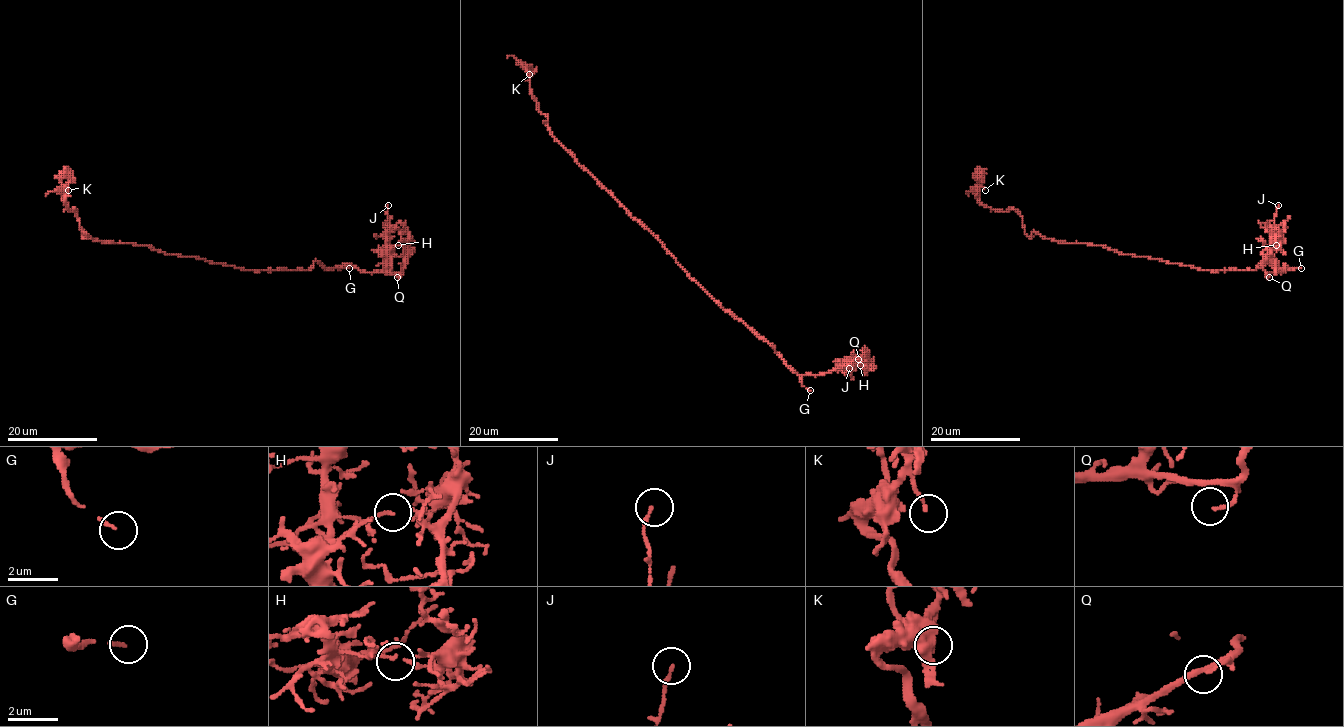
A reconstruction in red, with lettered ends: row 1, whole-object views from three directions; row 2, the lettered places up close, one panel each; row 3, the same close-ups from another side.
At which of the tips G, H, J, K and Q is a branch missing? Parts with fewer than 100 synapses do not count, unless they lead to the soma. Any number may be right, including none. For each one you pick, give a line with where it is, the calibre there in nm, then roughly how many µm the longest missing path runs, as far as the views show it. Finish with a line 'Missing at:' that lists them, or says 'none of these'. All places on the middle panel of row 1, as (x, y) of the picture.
G: Place: (810, 390). Thickness 130 nm. Missing length about 35 µm
Missing at: G

